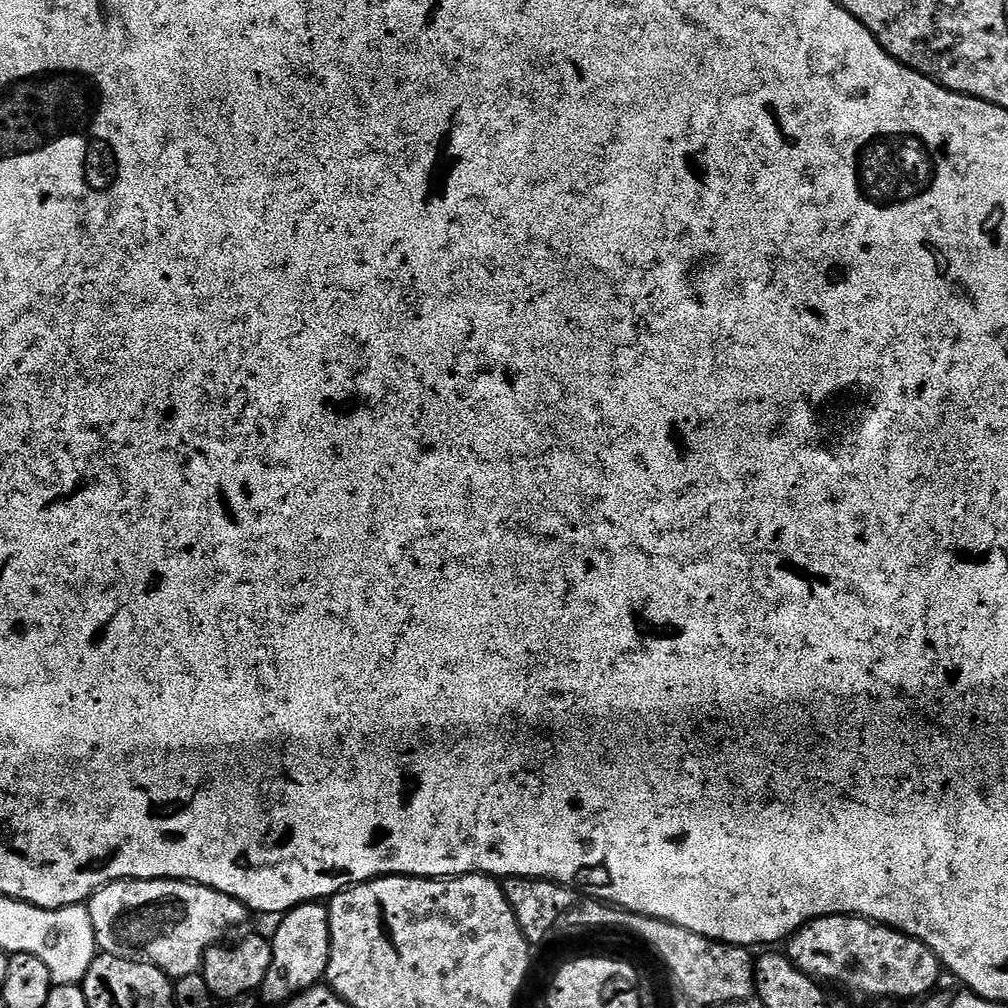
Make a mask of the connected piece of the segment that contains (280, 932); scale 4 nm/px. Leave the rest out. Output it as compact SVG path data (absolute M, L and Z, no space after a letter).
M323 903L299 904L279 917L276 933L271 933L272 961L258 993L268 1004L287 1005L306 990L317 987L327 977L330 962L330 918Z

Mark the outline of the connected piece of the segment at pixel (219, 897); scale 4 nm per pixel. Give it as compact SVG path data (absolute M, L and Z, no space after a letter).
M114 880L96 891L86 907L94 926L97 949L103 955L117 956L139 964L153 964L172 978L197 975L201 971L206 950L219 941L216 939L227 928L242 923L250 916L249 909L239 900L204 884L193 884L190 880Z

